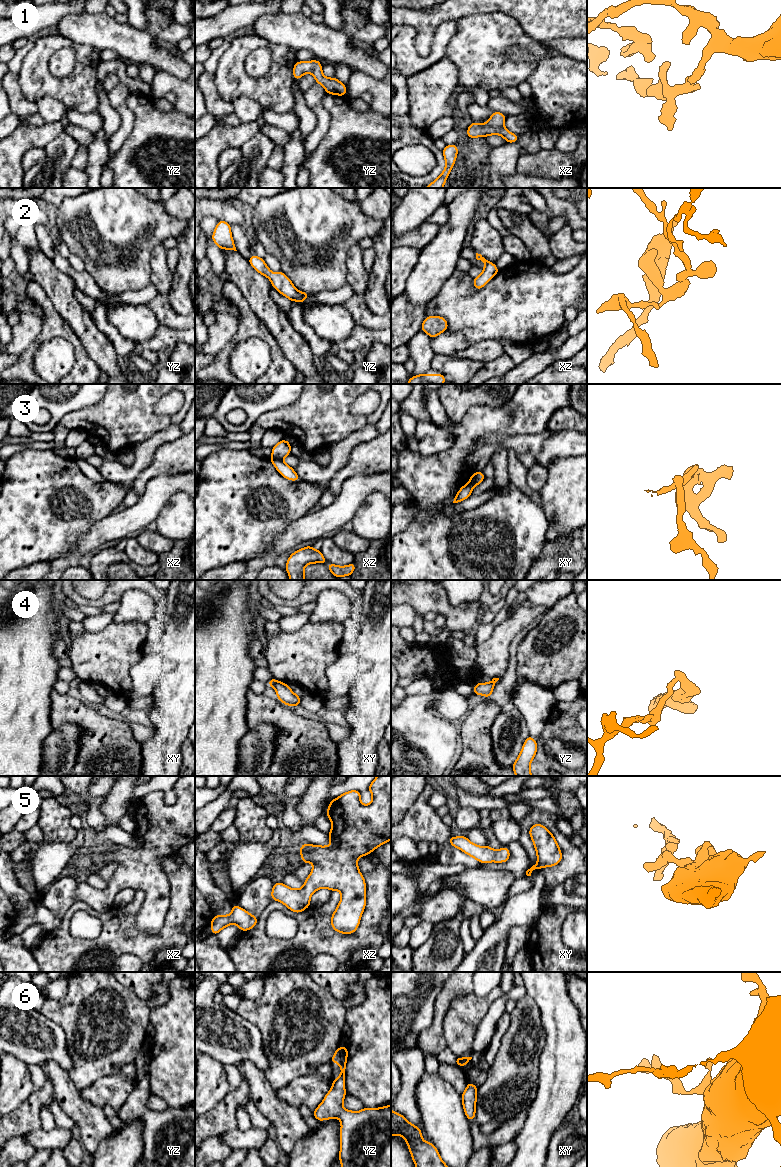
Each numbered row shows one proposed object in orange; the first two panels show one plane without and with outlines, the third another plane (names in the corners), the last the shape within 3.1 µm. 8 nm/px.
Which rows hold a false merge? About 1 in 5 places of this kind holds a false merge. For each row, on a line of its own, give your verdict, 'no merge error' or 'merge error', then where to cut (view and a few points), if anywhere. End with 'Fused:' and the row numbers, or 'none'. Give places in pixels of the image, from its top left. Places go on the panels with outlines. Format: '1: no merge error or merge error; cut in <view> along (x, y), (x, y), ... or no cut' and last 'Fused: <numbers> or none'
1: no merge error; no cut
2: no merge error; no cut
3: merge error; cut in xz along (271, 456), (281, 460)
4: merge error; cut in xy along (277, 681), (272, 686)
5: no merge error; no cut
6: no merge error; no cut
Fused: 3, 4

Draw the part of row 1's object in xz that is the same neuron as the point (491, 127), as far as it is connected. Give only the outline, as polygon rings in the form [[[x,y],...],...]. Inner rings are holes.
[[[494,111],[485,124],[475,122],[471,123],[467,128],[467,137],[487,137],[497,134],[502,136],[507,141],[507,143],[514,143],[518,141],[519,135],[511,133],[504,126],[504,119],[506,116],[507,115],[503,113]]]

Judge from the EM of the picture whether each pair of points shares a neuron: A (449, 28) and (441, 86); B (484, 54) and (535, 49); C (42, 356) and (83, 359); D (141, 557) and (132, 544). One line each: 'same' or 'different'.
A: different
B: same
C: different
D: same

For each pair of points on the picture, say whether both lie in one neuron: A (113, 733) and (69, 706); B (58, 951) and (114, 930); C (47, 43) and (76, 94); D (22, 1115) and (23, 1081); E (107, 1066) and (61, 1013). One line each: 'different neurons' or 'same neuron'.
A: same neuron
B: same neuron
C: same neuron
D: different neurons
E: same neuron

